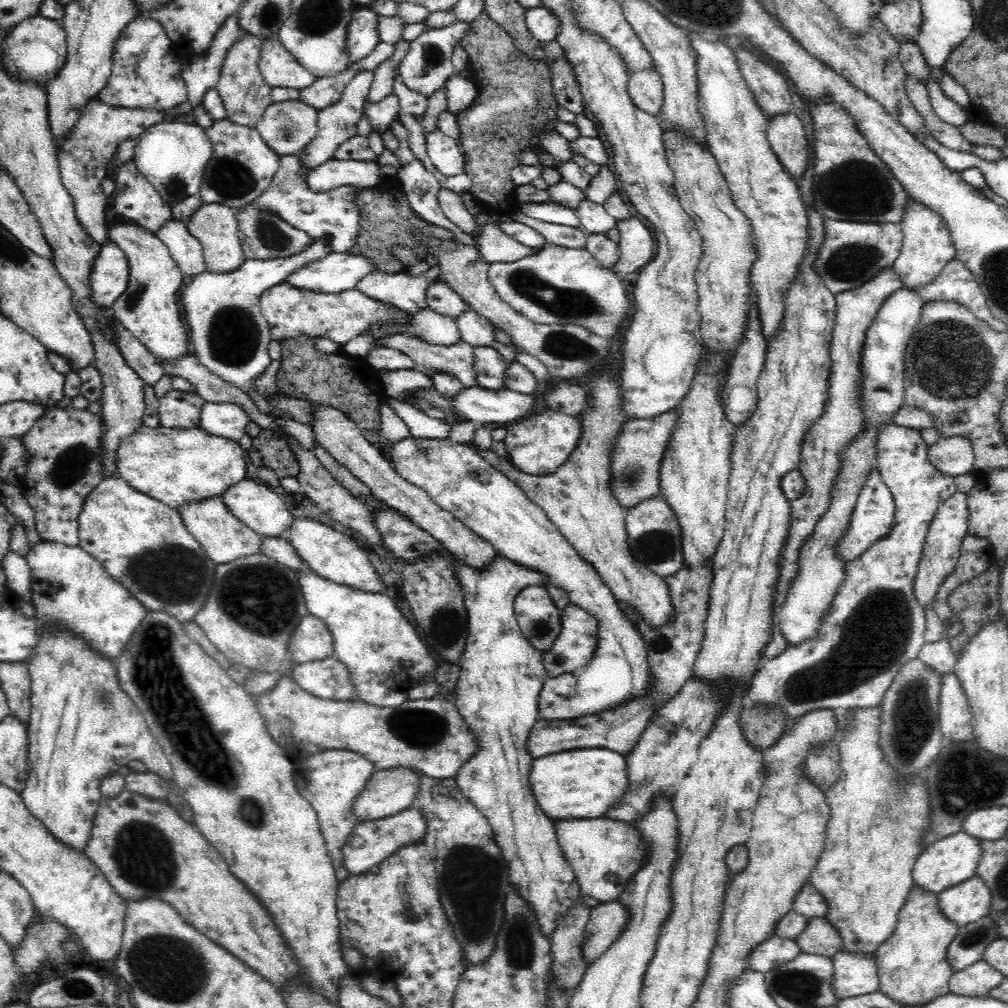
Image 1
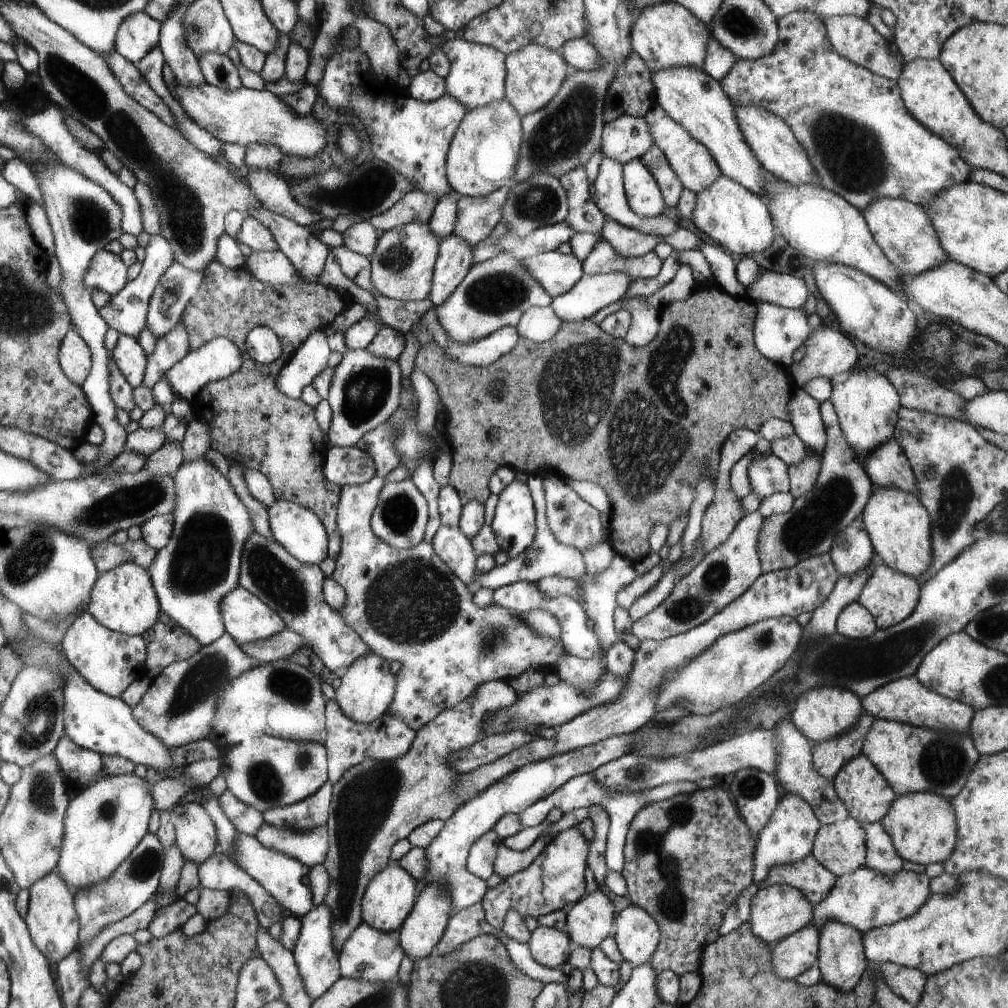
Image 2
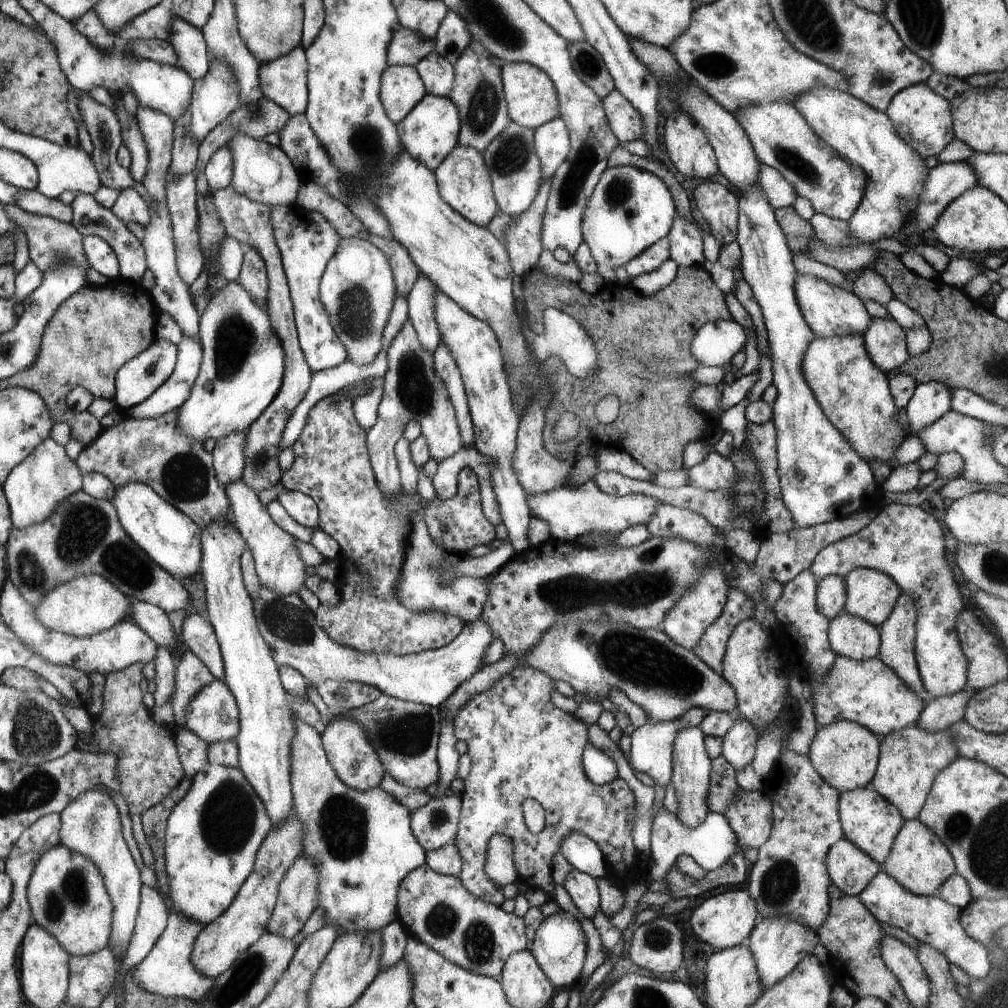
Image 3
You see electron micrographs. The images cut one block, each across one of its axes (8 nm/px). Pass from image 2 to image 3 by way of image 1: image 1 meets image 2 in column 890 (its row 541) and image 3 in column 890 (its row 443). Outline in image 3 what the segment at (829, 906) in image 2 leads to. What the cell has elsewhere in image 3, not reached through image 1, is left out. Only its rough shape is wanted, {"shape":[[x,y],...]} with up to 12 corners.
{"shape":[[883,870],[859,892],[877,922],[939,950],[973,980],[989,976],[987,948],[961,910],[915,896]]}

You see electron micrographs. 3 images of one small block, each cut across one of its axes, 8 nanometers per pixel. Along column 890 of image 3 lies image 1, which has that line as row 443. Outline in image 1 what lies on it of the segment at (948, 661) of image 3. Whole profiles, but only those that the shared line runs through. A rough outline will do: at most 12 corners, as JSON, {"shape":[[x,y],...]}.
{"shape":[[544,410],[506,426],[506,452],[550,476],[578,446],[580,422]]}

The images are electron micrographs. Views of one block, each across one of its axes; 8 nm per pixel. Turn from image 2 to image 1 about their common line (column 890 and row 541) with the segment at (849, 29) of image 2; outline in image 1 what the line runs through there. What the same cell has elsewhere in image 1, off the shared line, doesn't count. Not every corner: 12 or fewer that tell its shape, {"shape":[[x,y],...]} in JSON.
{"shape":[[46,408],[20,488],[42,542],[80,546],[102,412]]}

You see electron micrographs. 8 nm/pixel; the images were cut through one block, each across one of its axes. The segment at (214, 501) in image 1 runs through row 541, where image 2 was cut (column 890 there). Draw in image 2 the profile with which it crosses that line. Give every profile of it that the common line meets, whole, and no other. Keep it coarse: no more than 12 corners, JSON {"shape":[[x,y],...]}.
{"shape":[[881,196],[861,210],[899,274],[947,254],[923,206]]}

